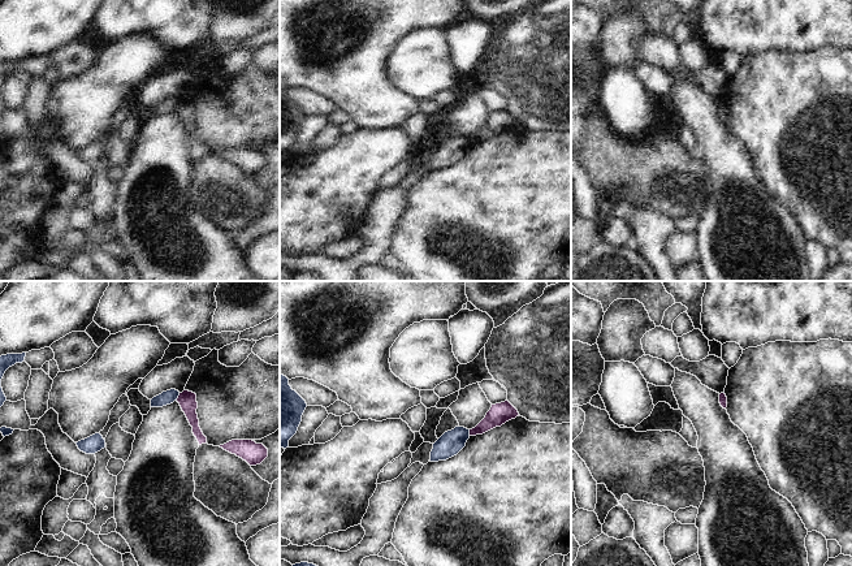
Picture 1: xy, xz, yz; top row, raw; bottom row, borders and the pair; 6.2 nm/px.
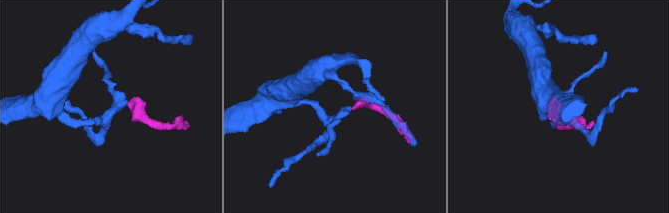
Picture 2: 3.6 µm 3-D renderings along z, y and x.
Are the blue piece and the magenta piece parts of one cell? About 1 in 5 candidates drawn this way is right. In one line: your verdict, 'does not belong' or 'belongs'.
does not belong

